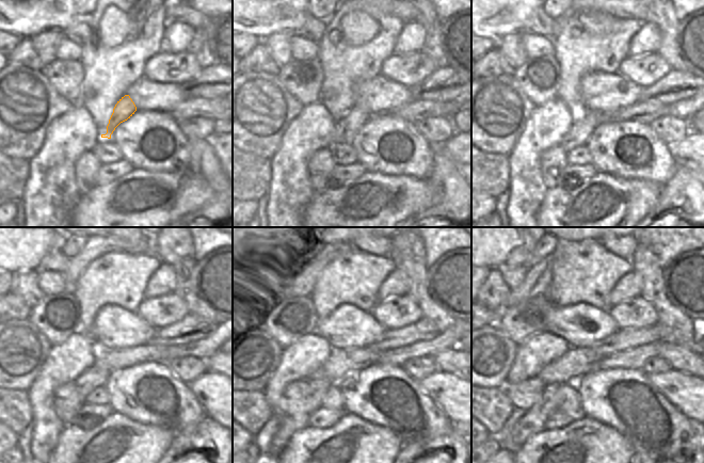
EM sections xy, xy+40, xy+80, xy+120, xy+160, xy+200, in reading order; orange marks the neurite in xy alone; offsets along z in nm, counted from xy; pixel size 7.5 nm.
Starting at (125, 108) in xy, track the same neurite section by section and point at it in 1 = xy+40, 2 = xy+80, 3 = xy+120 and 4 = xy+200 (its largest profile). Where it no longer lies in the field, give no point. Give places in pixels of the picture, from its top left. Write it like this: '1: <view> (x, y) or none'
1: xy+40 (346, 128)
2: xy+80 (588, 121)
3: xy+120 (94, 378)
4: xy+200 (531, 422)

